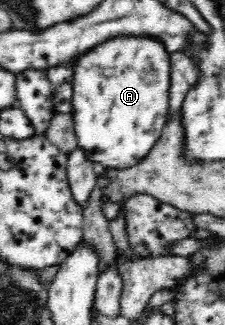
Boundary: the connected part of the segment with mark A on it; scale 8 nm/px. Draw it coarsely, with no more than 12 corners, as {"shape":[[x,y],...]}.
{"shape":[[115,37],[75,65],[85,160],[139,164],[168,118],[169,52]]}

